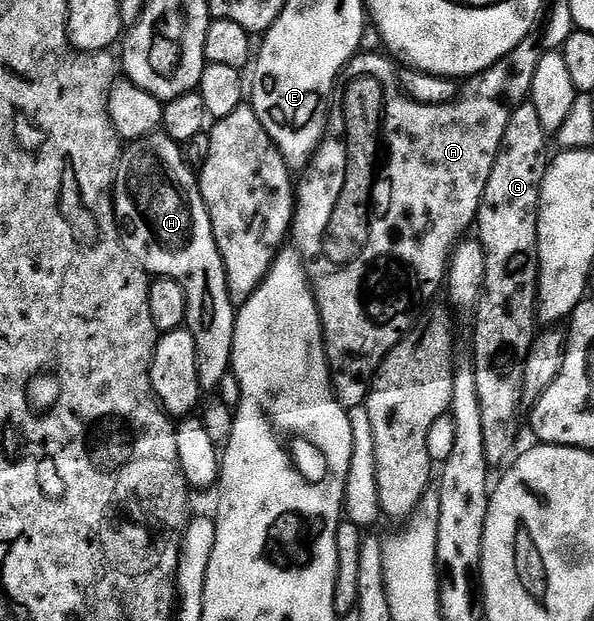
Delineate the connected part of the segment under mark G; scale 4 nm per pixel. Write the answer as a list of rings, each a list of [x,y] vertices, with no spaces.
[[[530,103],[517,105],[511,112],[510,122],[504,131],[502,146],[492,167],[492,175],[488,175],[488,183],[484,187],[484,195],[476,218],[476,230],[478,229],[476,237],[486,256],[486,270],[482,275],[481,293],[476,301],[478,314],[474,317],[472,368],[482,412],[486,456],[490,459],[505,455],[506,443],[512,432],[512,427],[505,423],[504,416],[510,411],[510,403],[506,394],[507,372],[515,364],[513,361],[517,357],[517,361],[526,357],[536,338],[534,318],[538,281],[538,204],[542,194],[542,176],[546,174],[548,164],[546,142],[548,142],[548,136],[540,125],[536,107]]]

